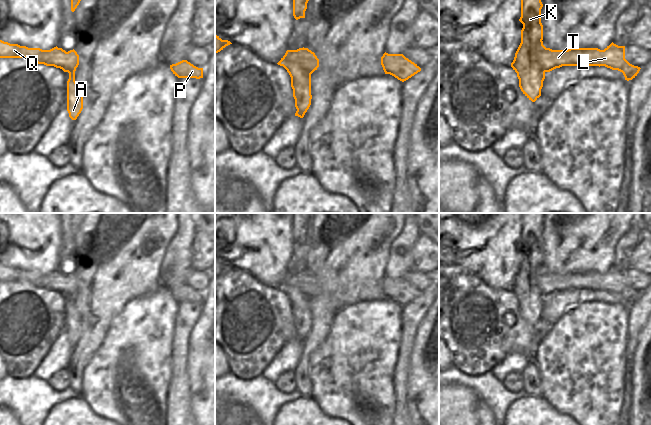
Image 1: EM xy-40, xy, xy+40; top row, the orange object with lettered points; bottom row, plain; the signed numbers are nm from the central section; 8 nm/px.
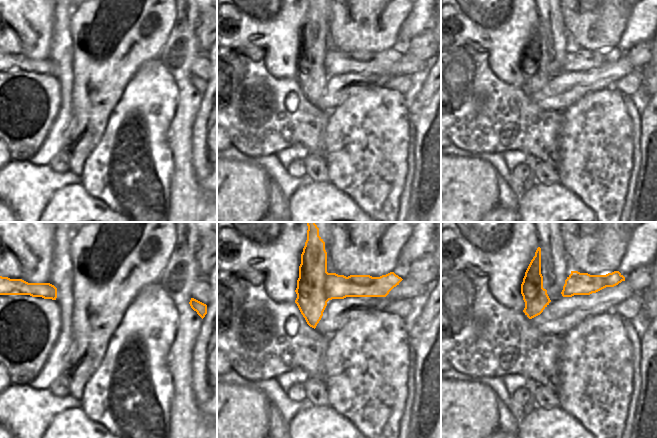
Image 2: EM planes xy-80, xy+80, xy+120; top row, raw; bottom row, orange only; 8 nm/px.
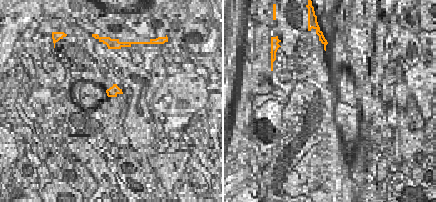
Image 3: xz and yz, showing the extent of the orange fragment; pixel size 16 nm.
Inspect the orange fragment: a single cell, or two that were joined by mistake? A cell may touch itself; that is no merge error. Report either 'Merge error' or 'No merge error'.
Merge error.

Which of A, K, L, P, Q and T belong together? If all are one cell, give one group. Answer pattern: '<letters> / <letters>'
A K / L P Q T

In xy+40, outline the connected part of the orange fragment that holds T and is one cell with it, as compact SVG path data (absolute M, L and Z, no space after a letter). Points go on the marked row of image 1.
M542 41L535 49L535 55L544 72L562 66L605 66L622 72L625 80L629 81L635 78L641 69L625 59L625 46L618 46L613 42L604 50L598 48L552 50L546 48Z

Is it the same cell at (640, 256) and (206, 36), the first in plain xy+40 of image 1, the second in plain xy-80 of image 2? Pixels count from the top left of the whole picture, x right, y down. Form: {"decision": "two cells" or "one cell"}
{"decision": "one cell"}

